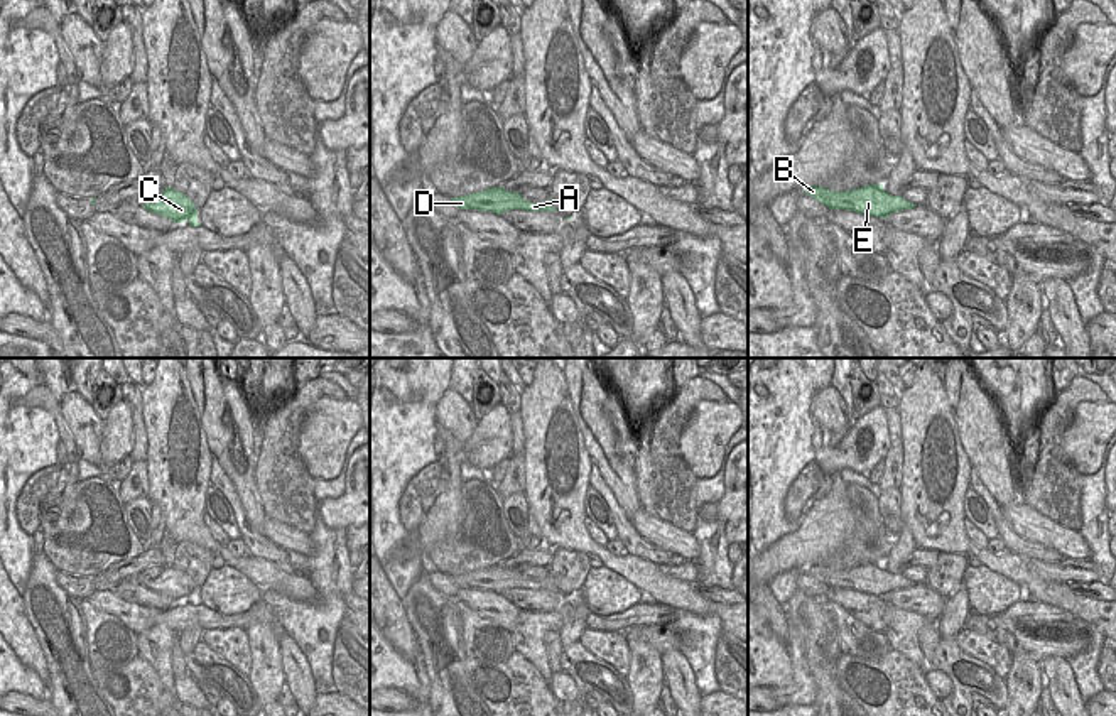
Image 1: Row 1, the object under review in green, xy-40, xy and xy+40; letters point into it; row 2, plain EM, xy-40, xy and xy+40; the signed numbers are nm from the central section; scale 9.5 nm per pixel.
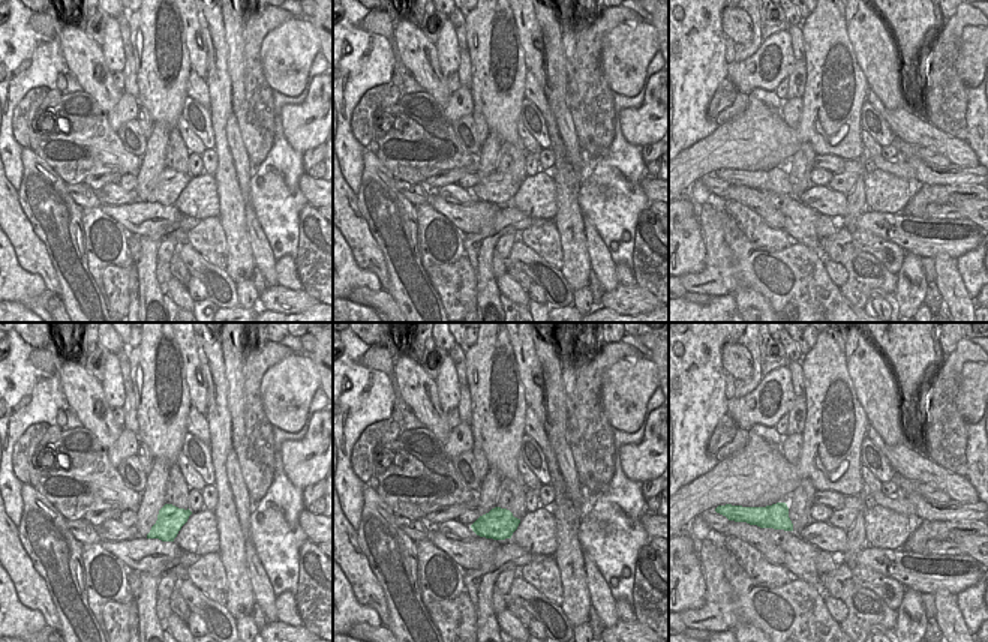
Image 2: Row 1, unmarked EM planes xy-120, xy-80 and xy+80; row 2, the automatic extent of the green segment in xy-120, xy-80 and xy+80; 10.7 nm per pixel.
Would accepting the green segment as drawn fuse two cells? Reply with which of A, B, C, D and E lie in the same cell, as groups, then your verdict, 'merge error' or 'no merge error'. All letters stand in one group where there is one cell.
A B C D E; no merge error

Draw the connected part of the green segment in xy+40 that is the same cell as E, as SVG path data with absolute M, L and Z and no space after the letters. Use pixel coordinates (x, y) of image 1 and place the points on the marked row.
M868 184L842 193L810 186L804 194L812 196L829 209L848 209L876 218L888 218L891 213L912 209L917 206L913 203L908 203L902 196L888 194L881 184Z

